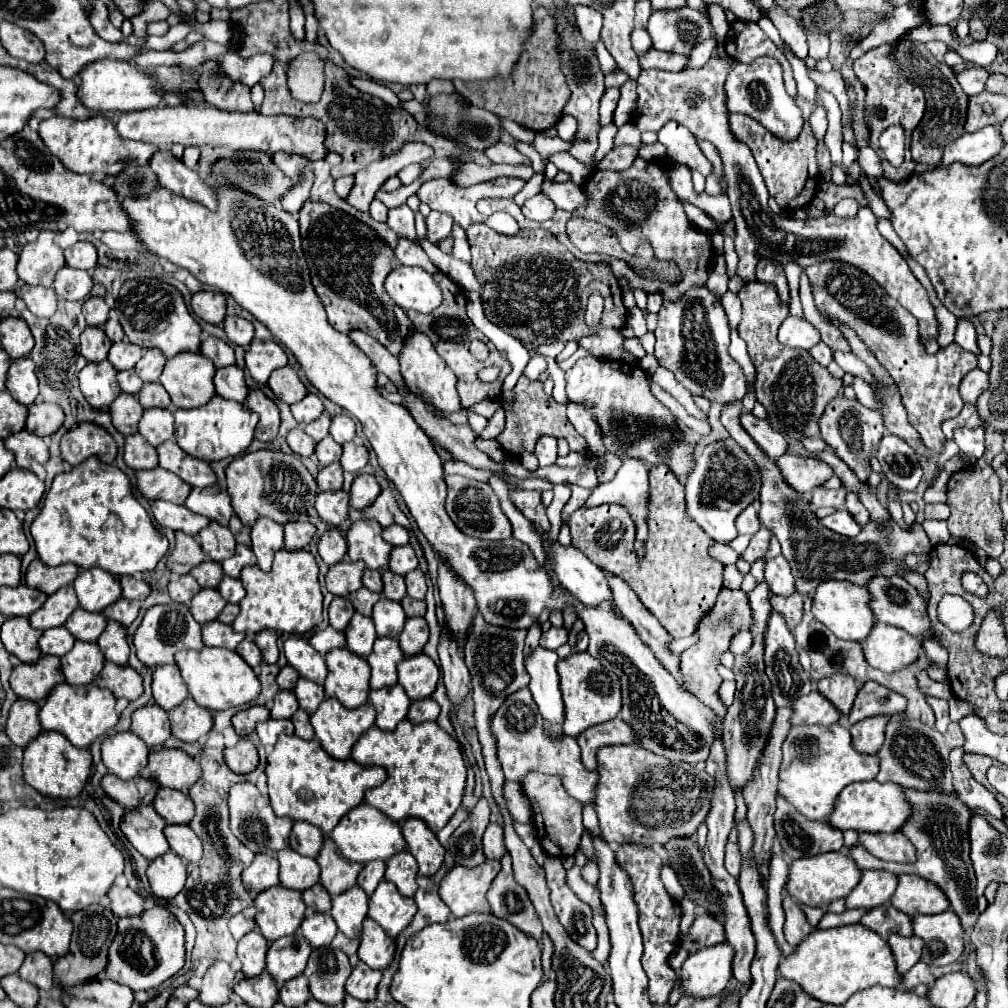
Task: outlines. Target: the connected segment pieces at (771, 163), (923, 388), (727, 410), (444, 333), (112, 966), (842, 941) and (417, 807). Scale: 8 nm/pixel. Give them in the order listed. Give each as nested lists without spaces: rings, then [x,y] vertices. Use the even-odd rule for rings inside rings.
[[[800,95],[796,97],[796,105],[802,109],[804,127],[802,127],[800,135],[794,139],[794,145],[780,141],[774,133],[766,131],[758,121],[754,121],[748,115],[738,115],[738,113],[732,115],[732,129],[734,129],[736,137],[750,147],[750,151],[758,163],[758,169],[766,181],[766,187],[770,191],[770,197],[774,197],[782,209],[800,209],[800,207],[808,205],[816,193],[816,181],[818,181],[818,165],[814,159],[816,137],[810,127],[810,115],[814,111],[814,105],[810,105],[810,101],[806,101]]]
[[[824,261],[806,267],[806,273],[810,277],[816,307],[830,315],[838,315],[838,319],[852,327],[858,337],[874,351],[876,359],[898,383],[910,425],[920,433],[928,449],[942,453],[946,437],[940,425],[962,411],[958,385],[966,371],[978,367],[976,355],[962,351],[962,347],[958,347],[956,343],[938,349],[934,355],[928,355],[924,345],[920,343],[918,321],[914,319],[914,315],[910,315],[910,311],[906,311],[896,299],[886,295],[886,291],[858,267]]]
[[[730,403],[730,407],[722,407],[722,423],[730,431],[730,437],[732,437],[732,431],[736,431],[734,439],[746,449],[746,453],[750,453],[750,457],[758,463],[758,467],[762,471],[762,491],[758,497],[758,501],[760,501],[758,515],[760,515],[762,525],[768,527],[778,537],[778,541],[782,545],[782,555],[792,567],[792,575],[796,579],[796,591],[804,593],[804,595],[812,595],[820,583],[830,581],[830,579],[864,585],[874,575],[888,577],[888,575],[898,573],[908,583],[912,583],[918,591],[922,591],[922,597],[928,603],[930,595],[928,595],[928,583],[926,583],[924,575],[902,569],[904,555],[926,553],[932,547],[922,525],[916,523],[912,531],[904,531],[894,521],[890,521],[886,525],[886,529],[880,531],[874,523],[868,523],[856,539],[846,539],[842,535],[834,535],[834,531],[826,531],[826,527],[822,527],[820,521],[814,517],[810,503],[806,501],[806,495],[798,495],[796,491],[790,491],[790,487],[786,487],[786,483],[782,483],[782,477],[778,475],[778,467],[774,467],[774,463],[770,459],[766,459],[766,455],[762,455],[762,451],[758,451],[758,447],[754,447],[754,441],[750,441],[750,435],[746,435],[746,431],[742,431],[742,425],[738,423],[740,413],[742,413],[742,403]]]
[[[440,271],[434,275],[434,281],[438,283],[438,287],[442,289],[442,295],[444,295],[442,305],[432,311],[432,317],[434,317],[434,319],[424,319],[422,313],[418,313],[418,311],[408,311],[410,321],[414,323],[414,327],[416,327],[418,331],[422,331],[422,333],[428,335],[428,339],[432,341],[436,353],[446,361],[446,365],[448,365],[448,367],[454,371],[454,375],[458,377],[458,391],[460,391],[460,397],[462,397],[462,405],[464,405],[464,407],[472,407],[472,405],[476,405],[476,403],[480,403],[480,401],[484,401],[484,399],[500,399],[500,395],[502,395],[502,381],[504,381],[504,377],[512,371],[510,363],[508,363],[506,359],[500,359],[496,347],[494,347],[494,345],[470,323],[470,319],[466,317],[466,295],[464,295],[464,291],[462,291],[454,281],[450,281],[444,273],[440,273]],[[472,339],[480,339],[480,341],[488,343],[488,347],[490,347],[490,357],[488,357],[488,361],[476,361],[476,359],[472,359],[472,355],[470,355],[470,351],[468,351],[468,345],[470,345]],[[492,365],[500,367],[498,381],[492,381],[492,383],[480,381],[480,379],[478,379],[478,371],[484,369],[484,367],[492,367]]]
[[[166,907],[146,909],[136,917],[122,917],[118,921],[118,933],[108,949],[106,977],[128,985],[132,991],[152,989],[176,975],[184,965],[184,929],[180,921]]]
[[[860,923],[838,929],[814,929],[786,959],[782,959],[778,971],[784,979],[798,983],[810,997],[830,1005],[844,1005],[850,995],[866,987],[902,987],[902,977],[894,967],[894,955],[890,955],[888,943]]]
[[[404,719],[394,731],[370,727],[354,743],[352,759],[360,765],[380,765],[386,769],[388,779],[380,787],[366,791],[366,803],[386,813],[390,819],[404,821],[408,817],[418,817],[438,833],[462,803],[466,765],[460,745],[434,721],[414,725]]]

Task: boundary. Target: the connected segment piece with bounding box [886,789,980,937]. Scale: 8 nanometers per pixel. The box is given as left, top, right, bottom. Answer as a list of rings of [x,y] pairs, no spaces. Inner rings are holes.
[[[904,789],[904,797],[906,797],[908,805],[914,809],[914,815],[902,825],[900,831],[906,835],[906,839],[916,839],[918,863],[914,863],[914,867],[888,863],[886,871],[894,873],[894,875],[916,873],[922,879],[936,883],[944,891],[944,895],[948,897],[952,911],[960,917],[962,929],[968,937],[968,931],[976,925],[978,915],[980,915],[980,911],[976,907],[976,893],[974,893],[976,875],[974,875],[972,861],[970,861],[970,837],[968,837],[972,811],[958,797],[958,793]]]

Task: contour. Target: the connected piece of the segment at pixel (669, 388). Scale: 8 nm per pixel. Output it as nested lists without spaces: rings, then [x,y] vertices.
[[[658,367],[658,371],[656,371],[652,377],[654,377],[654,383],[658,383],[666,393],[670,393],[690,415],[694,415],[694,417],[706,421],[706,415],[694,405],[692,395],[674,379],[674,375],[670,375],[670,371],[662,371],[662,369]]]

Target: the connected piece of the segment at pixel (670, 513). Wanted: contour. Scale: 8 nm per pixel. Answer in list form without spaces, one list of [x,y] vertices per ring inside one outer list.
[[[668,465],[650,467],[650,513],[648,513],[648,541],[646,541],[646,557],[640,561],[634,555],[634,523],[624,507],[618,505],[600,505],[600,507],[580,507],[570,517],[570,534],[572,545],[580,549],[592,563],[600,569],[624,579],[630,589],[638,595],[644,607],[662,623],[662,627],[674,637],[688,637],[696,631],[698,623],[704,615],[708,615],[716,603],[716,597],[722,589],[722,571],[724,565],[714,561],[708,553],[712,539],[702,531],[698,523],[694,523],[686,513],[684,501],[684,485],[676,479]]]

